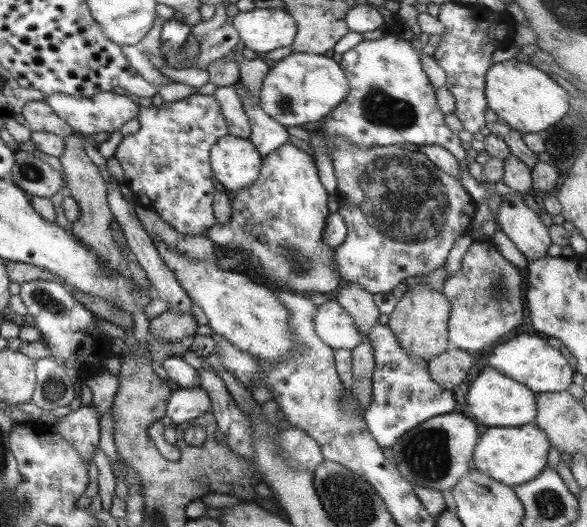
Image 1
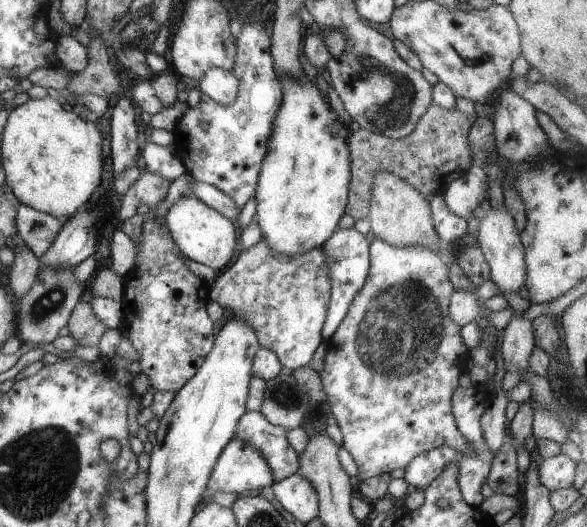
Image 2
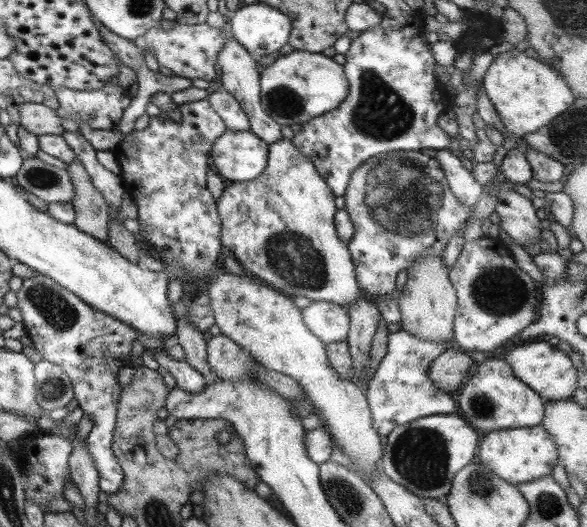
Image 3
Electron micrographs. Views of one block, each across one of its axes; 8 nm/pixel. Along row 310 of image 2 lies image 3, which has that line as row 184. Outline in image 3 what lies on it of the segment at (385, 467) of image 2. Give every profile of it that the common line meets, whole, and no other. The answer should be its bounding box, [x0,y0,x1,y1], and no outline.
[342,151,472,296]

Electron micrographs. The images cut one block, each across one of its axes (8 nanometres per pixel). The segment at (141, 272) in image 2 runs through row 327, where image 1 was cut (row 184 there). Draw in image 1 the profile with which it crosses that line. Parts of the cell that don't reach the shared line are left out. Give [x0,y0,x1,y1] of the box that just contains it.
[112,93,228,236]

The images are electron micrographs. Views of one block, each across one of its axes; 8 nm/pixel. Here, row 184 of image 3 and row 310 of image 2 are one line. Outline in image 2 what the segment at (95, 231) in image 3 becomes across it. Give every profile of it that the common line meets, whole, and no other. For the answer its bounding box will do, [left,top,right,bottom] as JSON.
[66,298,106,346]

